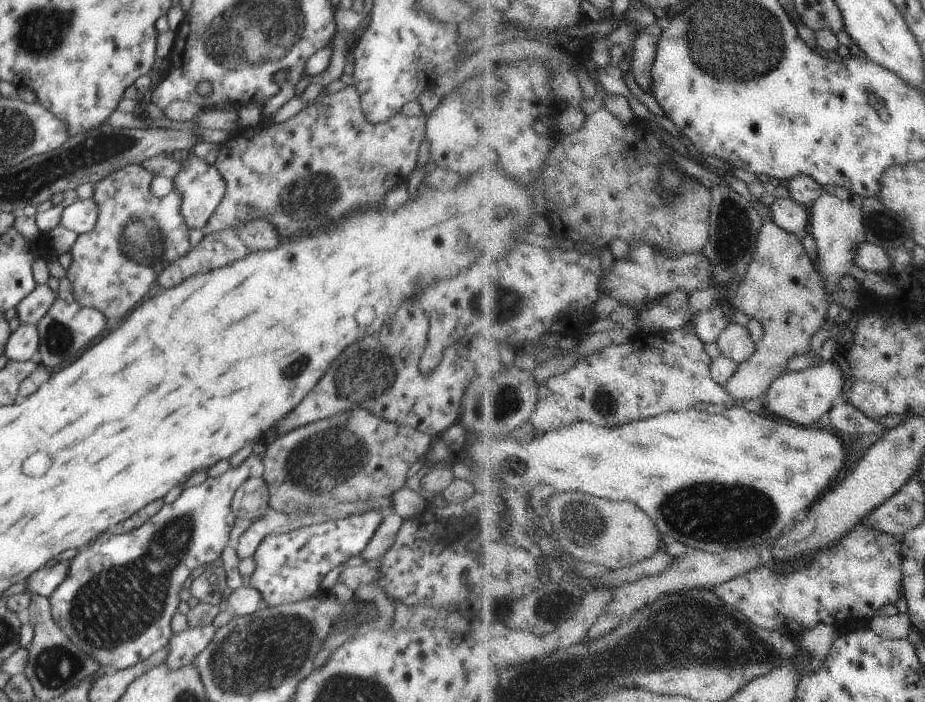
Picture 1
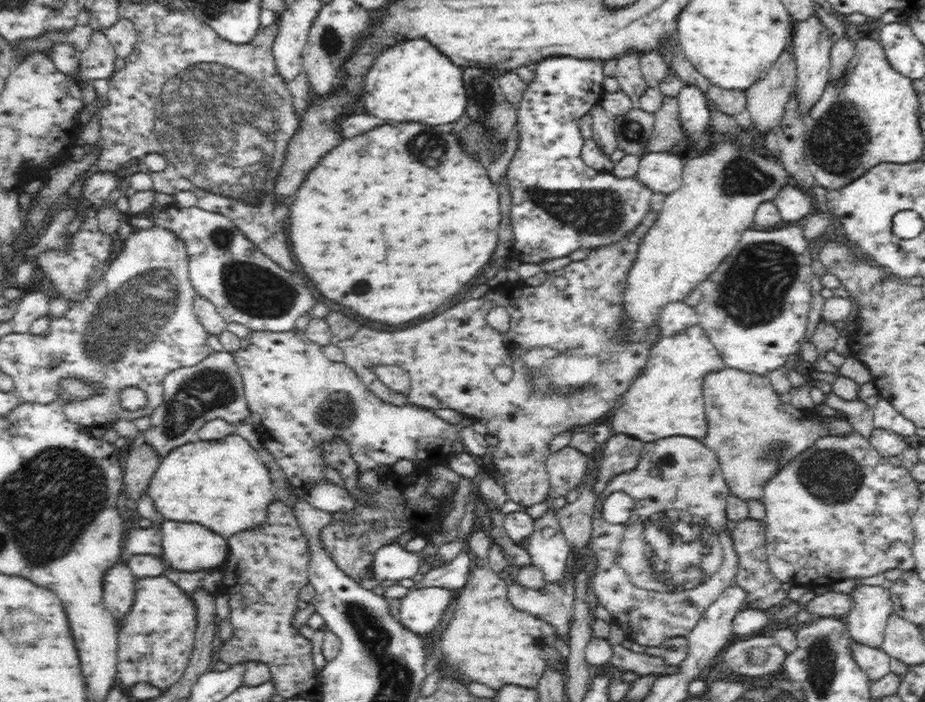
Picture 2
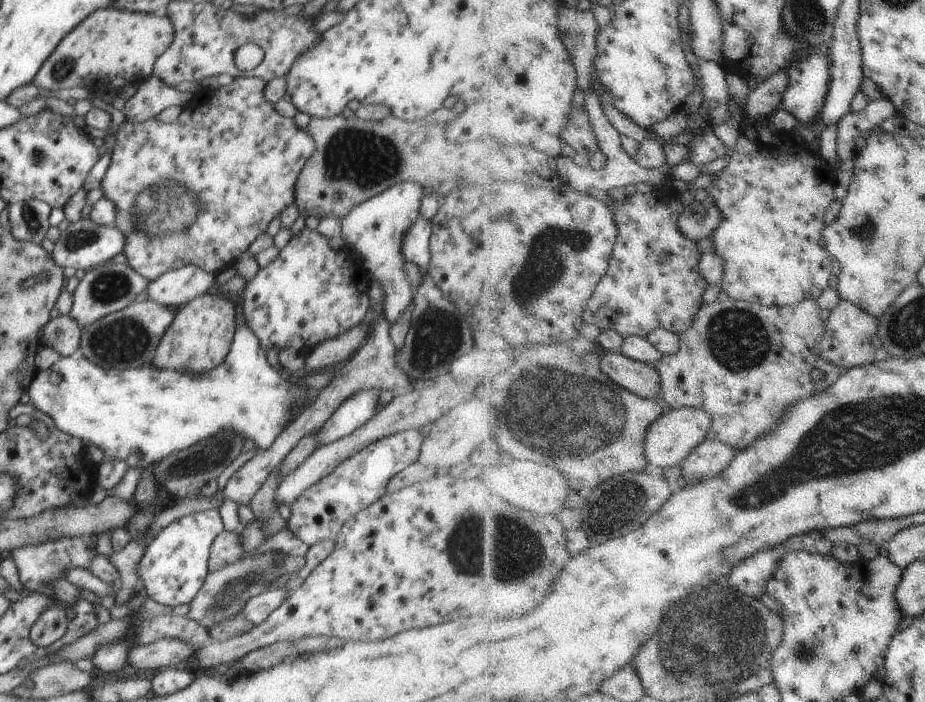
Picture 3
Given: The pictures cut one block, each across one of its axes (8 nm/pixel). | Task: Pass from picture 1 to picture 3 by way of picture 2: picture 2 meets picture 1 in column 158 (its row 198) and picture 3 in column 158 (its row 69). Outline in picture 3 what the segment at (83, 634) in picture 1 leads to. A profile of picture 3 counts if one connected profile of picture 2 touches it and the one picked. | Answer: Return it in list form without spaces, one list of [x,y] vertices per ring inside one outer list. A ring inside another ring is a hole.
[[[208,509],[188,514],[168,523],[153,538],[136,568],[140,588],[158,604],[169,609],[182,604],[189,604],[202,588],[208,576],[208,549],[214,539],[224,531],[219,509]]]

